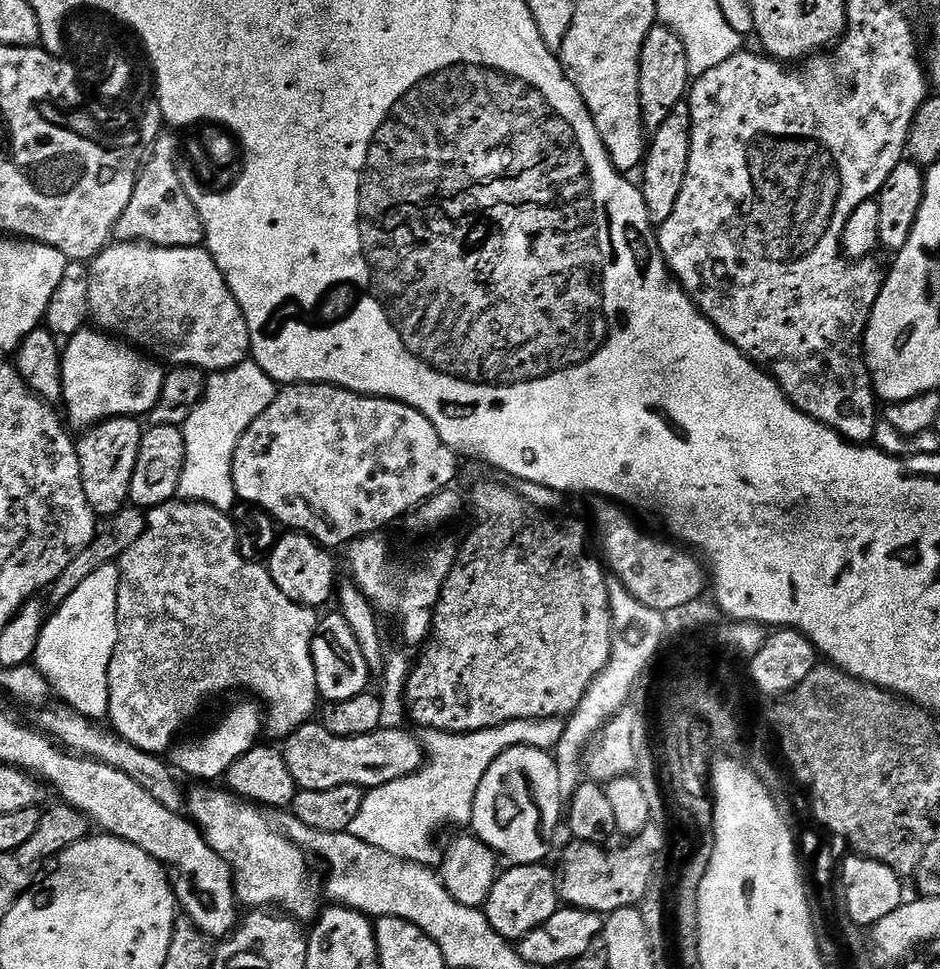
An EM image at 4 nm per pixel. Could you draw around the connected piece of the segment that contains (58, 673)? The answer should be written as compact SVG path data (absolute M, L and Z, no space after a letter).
M115 563L102 566L88 578L51 615L45 619L34 657L35 667L47 678L51 691L61 696L63 703L90 720L103 721L108 714L108 671L116 645L116 607L120 569Z

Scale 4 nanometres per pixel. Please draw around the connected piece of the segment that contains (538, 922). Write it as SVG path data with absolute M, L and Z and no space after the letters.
M547 863L517 864L508 866L496 877L494 886L490 890L488 900L482 909L484 917L502 934L502 938L518 942L530 930L538 930L546 918L550 918L562 906L560 886L555 871L548 869Z

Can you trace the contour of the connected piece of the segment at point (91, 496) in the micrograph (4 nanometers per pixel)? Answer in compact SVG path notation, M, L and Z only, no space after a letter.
M116 416L112 420L103 420L93 428L83 433L84 437L76 440L76 453L78 462L82 466L82 490L86 490L86 498L96 512L97 517L111 518L116 513L125 509L132 494L132 479L134 466L138 462L138 450L145 434L145 429L140 428L141 421L131 416Z

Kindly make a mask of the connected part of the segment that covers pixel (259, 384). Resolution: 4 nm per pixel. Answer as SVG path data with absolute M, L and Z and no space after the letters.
M245 362L232 369L208 376L208 389L204 399L187 413L188 421L183 421L182 424L186 438L186 466L180 483L179 499L208 504L211 508L219 508L222 512L231 513L233 511L232 507L238 504L232 477L234 450L244 431L254 422L254 418L261 416L270 406L270 402L274 402L277 391L276 381L270 379L254 362Z

